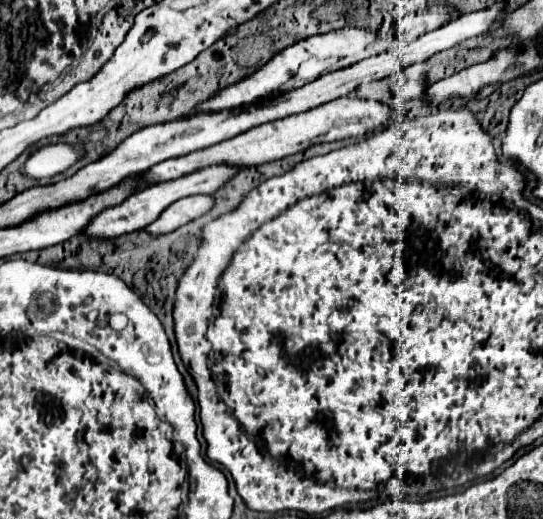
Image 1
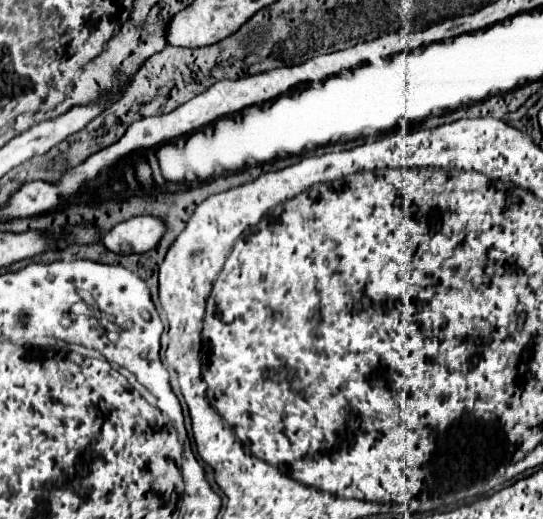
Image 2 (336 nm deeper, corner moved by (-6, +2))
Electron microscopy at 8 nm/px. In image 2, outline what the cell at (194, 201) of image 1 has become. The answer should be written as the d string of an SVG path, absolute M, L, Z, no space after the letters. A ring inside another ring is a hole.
M145 214L113 226L109 232L103 234L103 244L105 248L117 254L121 252L123 244L129 244L131 252L141 254L141 252L153 250L165 232L167 232L167 224L163 224L159 216Z

